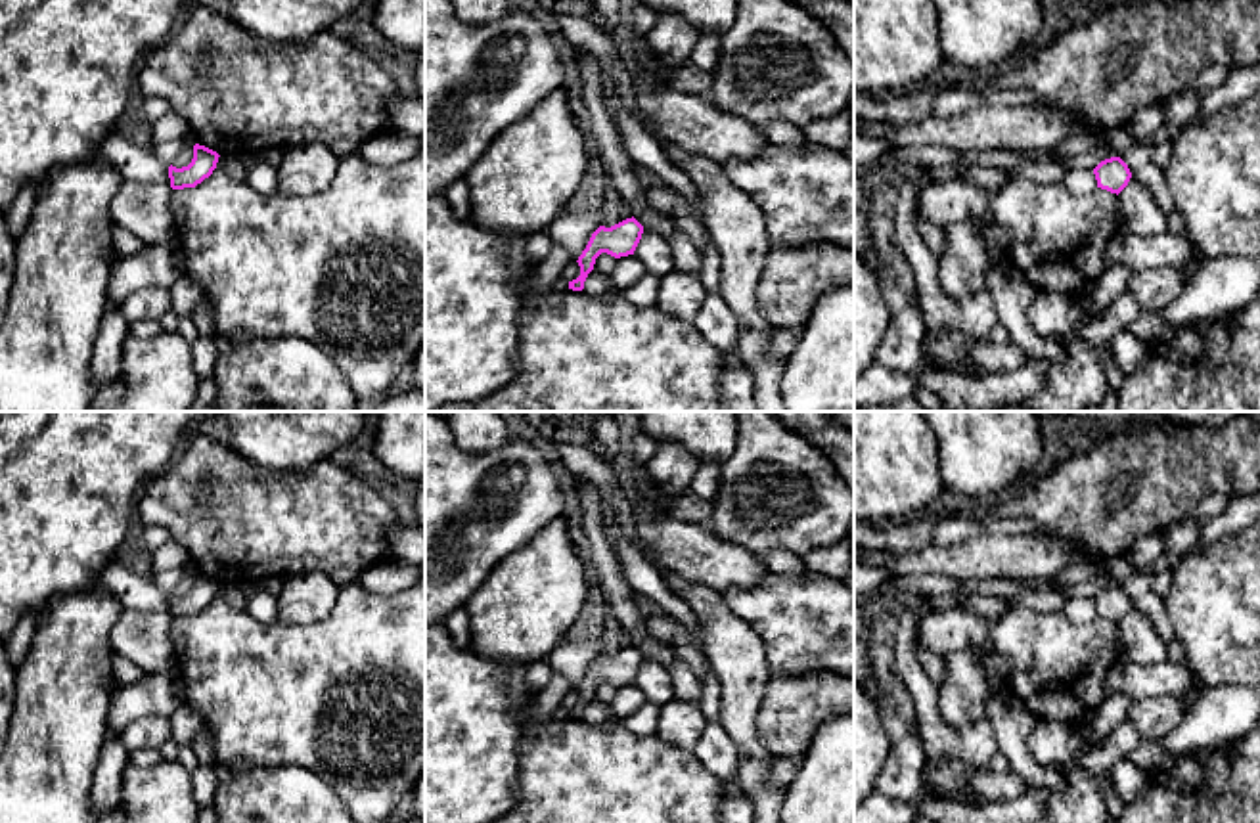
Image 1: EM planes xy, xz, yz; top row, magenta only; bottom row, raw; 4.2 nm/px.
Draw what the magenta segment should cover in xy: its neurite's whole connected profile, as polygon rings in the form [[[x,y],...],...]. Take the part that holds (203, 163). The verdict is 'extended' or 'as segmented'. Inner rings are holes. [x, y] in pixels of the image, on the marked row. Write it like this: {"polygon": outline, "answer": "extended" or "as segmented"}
{"polygon": [[[195,144],[193,145],[193,159],[188,167],[176,168],[169,167],[169,178],[172,189],[195,188],[205,178],[213,174],[218,163],[218,153]]], "answer": "as segmented"}

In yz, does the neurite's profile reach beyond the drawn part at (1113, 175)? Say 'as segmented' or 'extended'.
as segmented

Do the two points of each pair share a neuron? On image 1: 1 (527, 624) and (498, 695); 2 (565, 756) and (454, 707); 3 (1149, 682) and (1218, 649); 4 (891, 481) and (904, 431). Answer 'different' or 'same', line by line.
1: different
2: different
3: different
4: same

